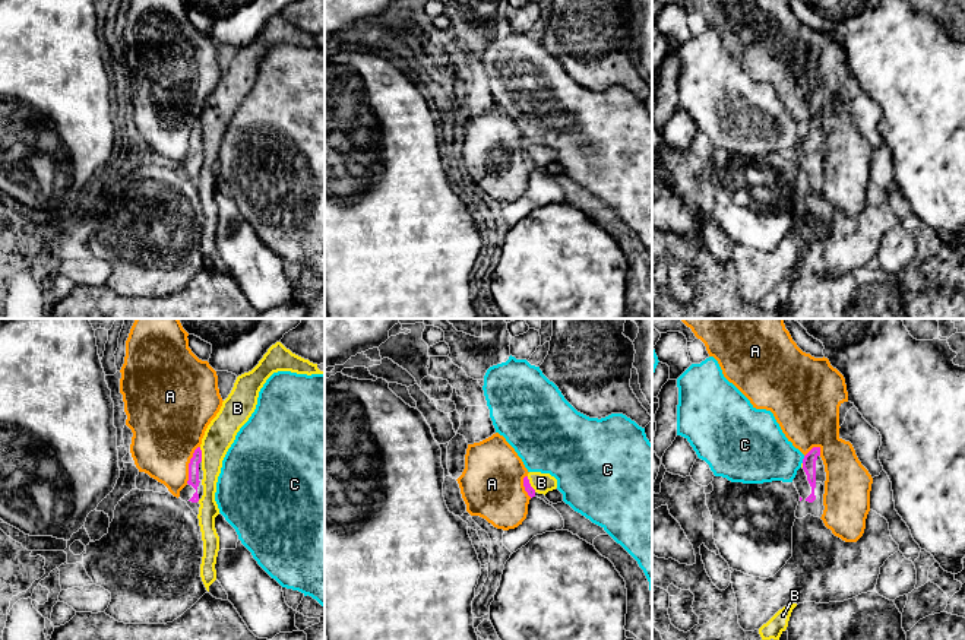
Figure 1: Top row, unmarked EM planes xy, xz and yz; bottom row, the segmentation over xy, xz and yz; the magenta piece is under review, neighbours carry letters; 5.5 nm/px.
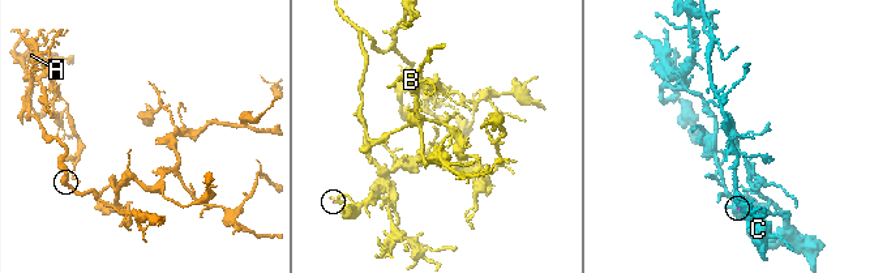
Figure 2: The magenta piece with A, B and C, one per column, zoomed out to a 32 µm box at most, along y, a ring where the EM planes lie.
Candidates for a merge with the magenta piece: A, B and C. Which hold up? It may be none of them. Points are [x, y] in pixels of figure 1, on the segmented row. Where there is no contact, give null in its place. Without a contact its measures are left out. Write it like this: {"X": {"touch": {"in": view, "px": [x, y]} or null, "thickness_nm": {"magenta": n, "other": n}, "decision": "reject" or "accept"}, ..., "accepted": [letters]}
{"A": {"touch": {"in": "xy", "px": [189, 465]}, "thickness_nm": {"magenta": 60, "other": 400}, "decision": "reject"}, "B": {"touch": {"in": "xz", "px": [530, 484]}, "thickness_nm": {"magenta": 50, "other": 110}, "decision": "reject"}, "C": {"touch": {"in": "yz", "px": [803, 459]}, "thickness_nm": {"magenta": 80, "other": 340}, "decision": "reject"}, "accepted": []}

